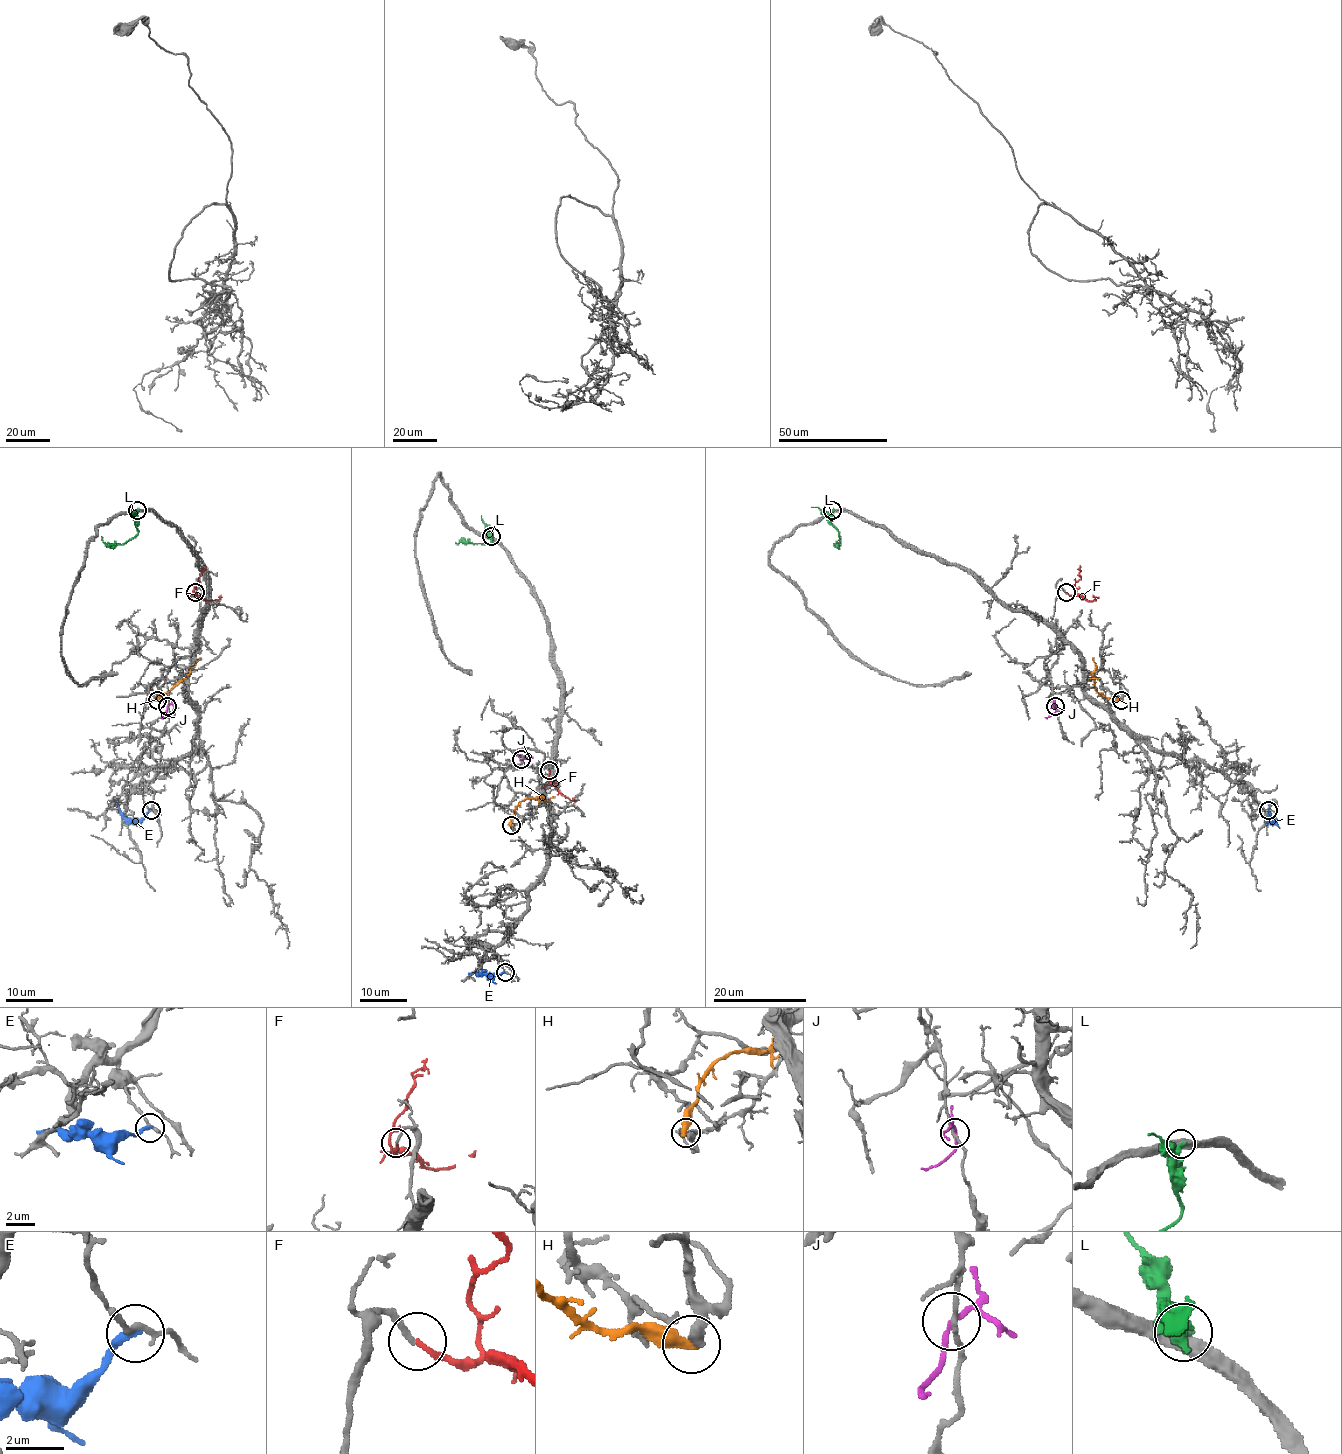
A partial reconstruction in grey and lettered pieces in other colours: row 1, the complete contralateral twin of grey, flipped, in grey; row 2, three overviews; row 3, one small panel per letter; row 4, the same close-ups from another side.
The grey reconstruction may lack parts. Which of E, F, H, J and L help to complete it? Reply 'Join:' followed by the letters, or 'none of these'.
Join: F

